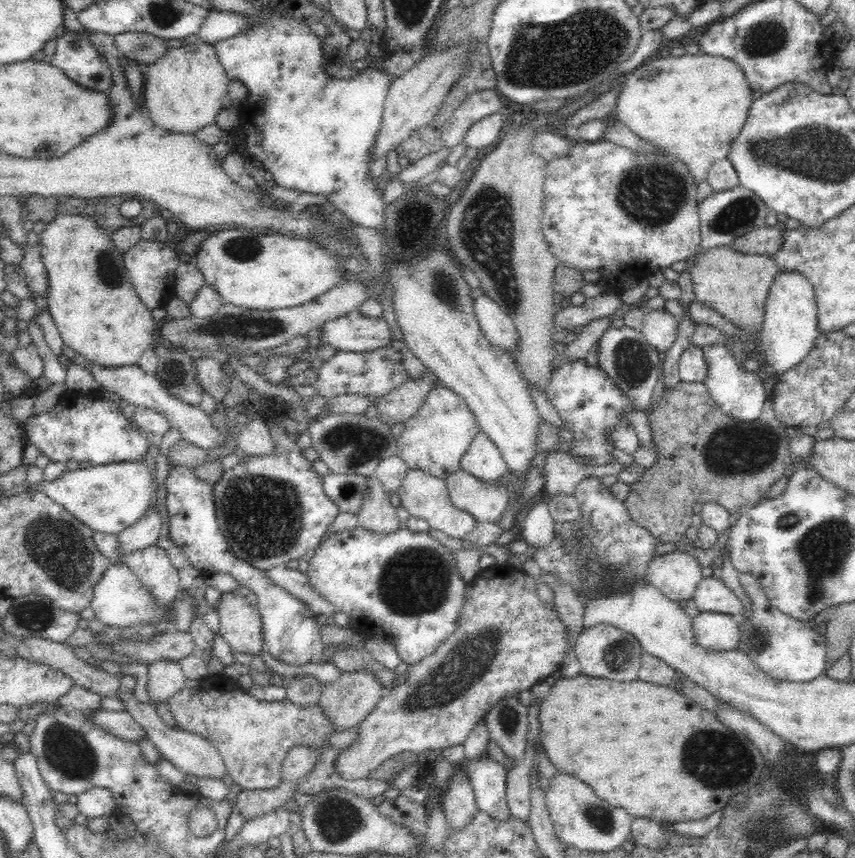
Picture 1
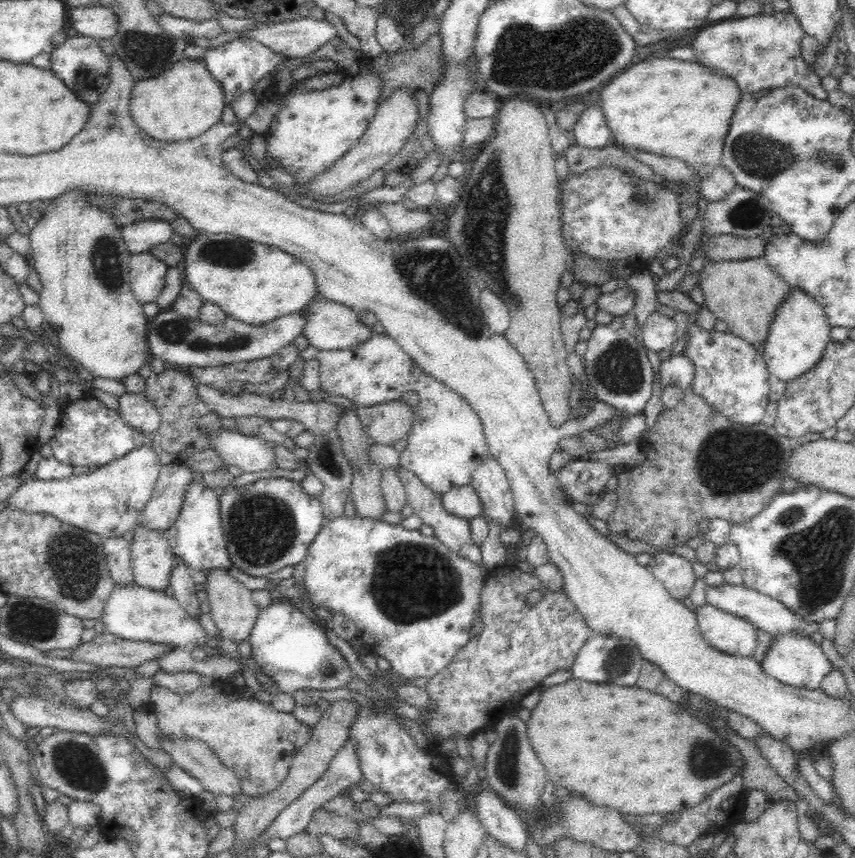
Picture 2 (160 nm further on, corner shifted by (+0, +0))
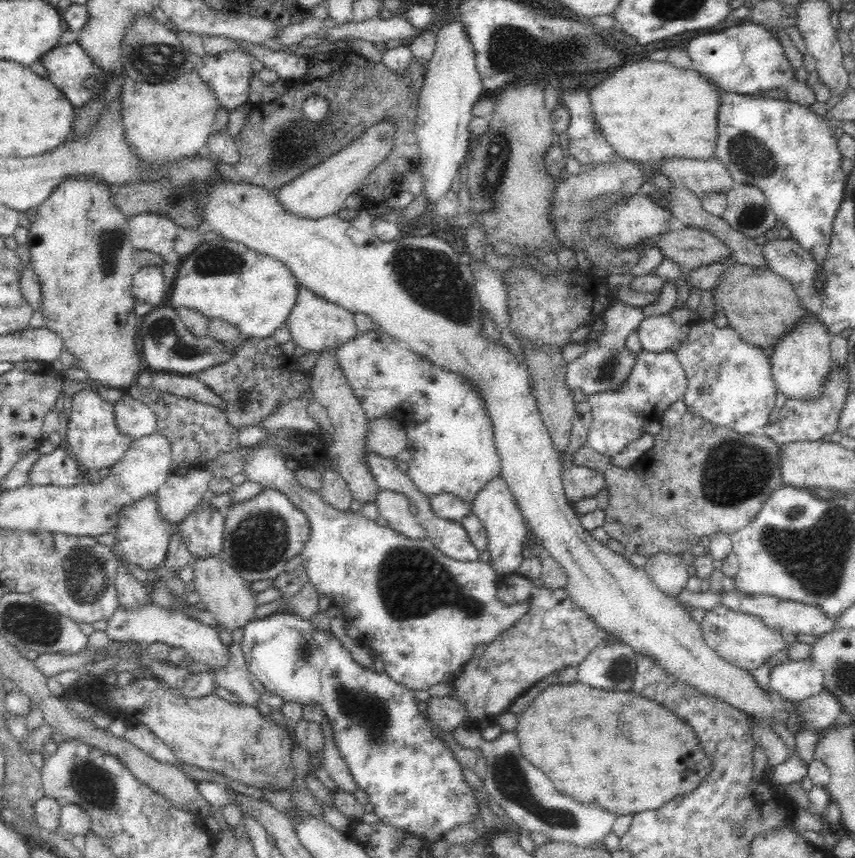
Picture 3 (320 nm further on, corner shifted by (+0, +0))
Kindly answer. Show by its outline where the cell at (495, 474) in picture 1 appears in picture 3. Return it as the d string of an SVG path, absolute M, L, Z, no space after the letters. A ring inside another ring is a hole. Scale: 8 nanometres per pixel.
M503 478L492 480L480 494L476 495L471 506L474 513L487 530L487 550L490 551L489 563L498 578L516 573L524 561L523 550L534 540L524 520L521 510L517 507L515 498Z

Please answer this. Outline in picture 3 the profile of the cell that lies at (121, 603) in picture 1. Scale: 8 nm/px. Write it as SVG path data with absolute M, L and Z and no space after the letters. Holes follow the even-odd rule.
M150 602L137 609L126 609L119 605L107 620L105 632L112 641L136 640L146 646L152 642L165 642L171 647L179 646L194 661L205 664L210 672L219 671L229 663L229 648L220 640L216 627L206 625L180 611L161 608Z

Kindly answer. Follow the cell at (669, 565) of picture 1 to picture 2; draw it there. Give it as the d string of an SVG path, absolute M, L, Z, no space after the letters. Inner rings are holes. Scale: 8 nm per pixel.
M658 551L645 567L676 600L687 598L697 579L692 571L692 559L686 560L673 552Z

